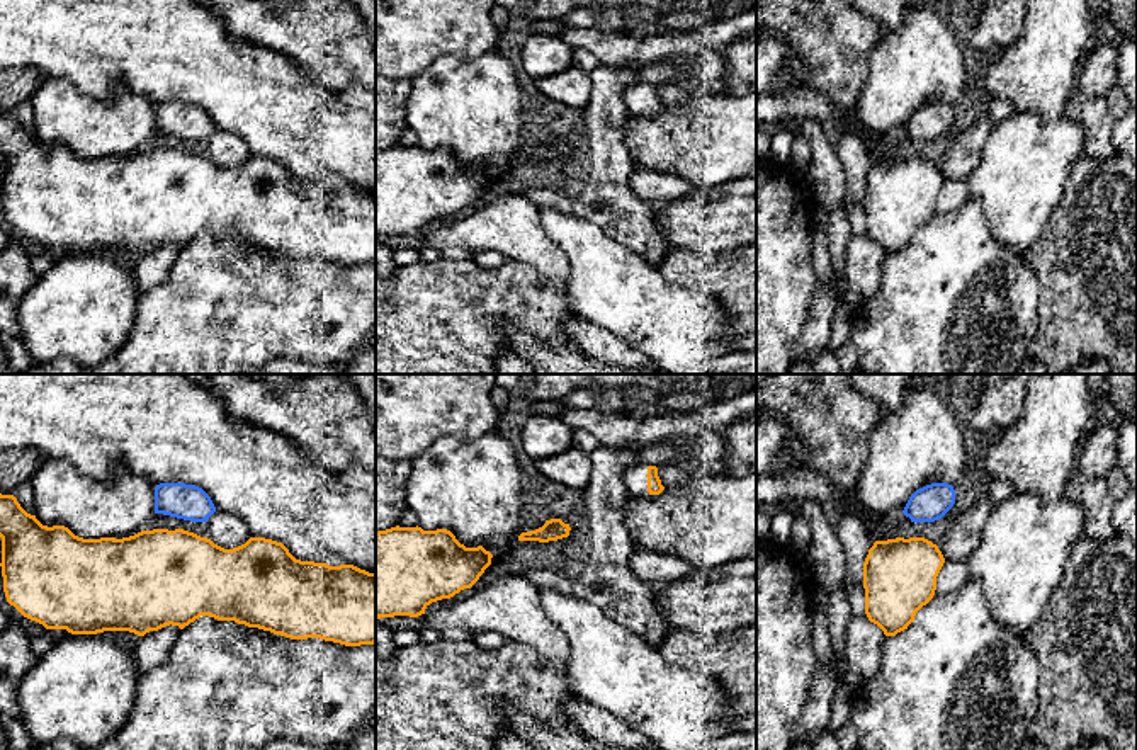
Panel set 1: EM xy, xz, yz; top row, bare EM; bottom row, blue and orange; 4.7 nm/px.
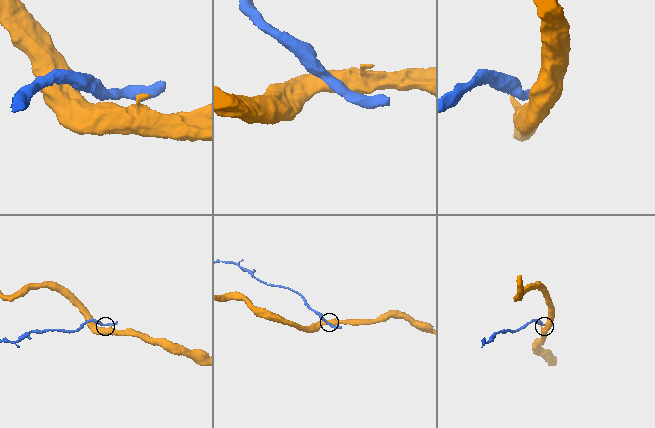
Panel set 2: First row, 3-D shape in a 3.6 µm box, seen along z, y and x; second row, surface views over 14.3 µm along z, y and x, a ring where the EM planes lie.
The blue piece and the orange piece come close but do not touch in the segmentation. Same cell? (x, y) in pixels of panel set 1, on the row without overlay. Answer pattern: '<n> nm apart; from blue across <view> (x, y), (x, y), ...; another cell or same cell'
50 nm apart; from blue across xy (184, 138), (182, 148); another cell

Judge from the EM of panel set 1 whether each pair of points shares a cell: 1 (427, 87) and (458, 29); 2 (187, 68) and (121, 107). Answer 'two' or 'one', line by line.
1: two
2: two

